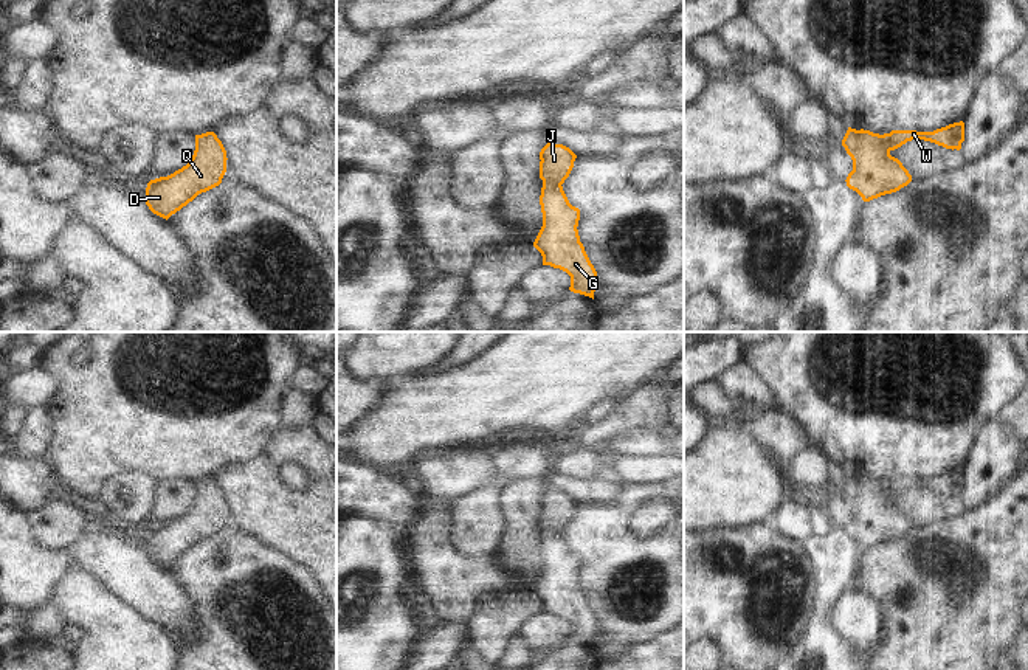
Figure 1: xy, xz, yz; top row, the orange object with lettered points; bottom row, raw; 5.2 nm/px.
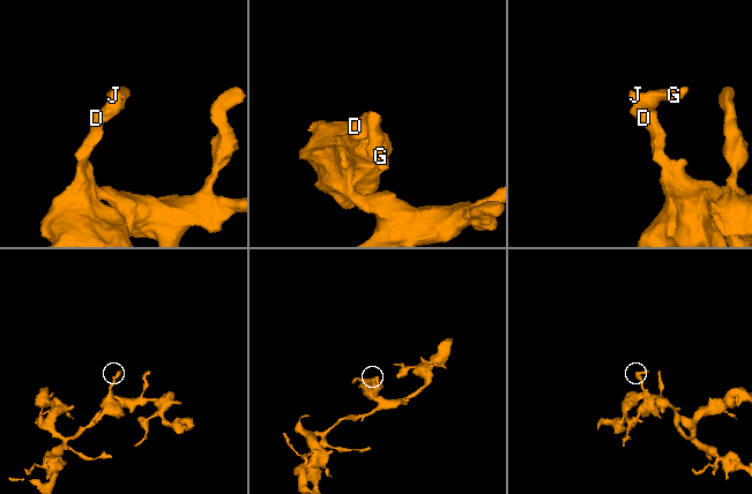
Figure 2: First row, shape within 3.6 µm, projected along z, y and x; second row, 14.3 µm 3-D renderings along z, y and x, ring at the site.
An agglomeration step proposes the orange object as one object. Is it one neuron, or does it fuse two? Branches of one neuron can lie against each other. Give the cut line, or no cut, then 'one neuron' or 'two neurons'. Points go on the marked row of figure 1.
cut none; one neuron

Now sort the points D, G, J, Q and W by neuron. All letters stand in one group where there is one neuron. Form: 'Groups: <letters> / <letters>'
Groups: D G J Q W.

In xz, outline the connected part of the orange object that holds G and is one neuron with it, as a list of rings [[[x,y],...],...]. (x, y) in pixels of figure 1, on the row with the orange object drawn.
[[[547,143],[540,152],[543,226],[533,247],[541,253],[543,265],[560,268],[571,276],[571,292],[594,299],[599,276],[580,242],[580,209],[569,203],[561,186],[575,158],[577,155],[563,144]]]

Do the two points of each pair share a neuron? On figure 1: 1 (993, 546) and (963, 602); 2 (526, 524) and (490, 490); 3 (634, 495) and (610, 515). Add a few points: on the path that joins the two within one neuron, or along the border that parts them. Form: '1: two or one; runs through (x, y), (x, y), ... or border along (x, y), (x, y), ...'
1: one; runs through (985, 560), (963, 582), (963, 588)
2: two; border along (527, 476), (512, 480), (500, 492), (500, 537)
3: one; runs through (628, 501), (616, 514)

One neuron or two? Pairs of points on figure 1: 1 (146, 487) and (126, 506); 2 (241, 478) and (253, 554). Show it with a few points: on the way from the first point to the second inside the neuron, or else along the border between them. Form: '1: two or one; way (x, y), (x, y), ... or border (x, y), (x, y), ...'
1: one; way (141, 490), (131, 501)
2: two; border (250, 534), (281, 554)

